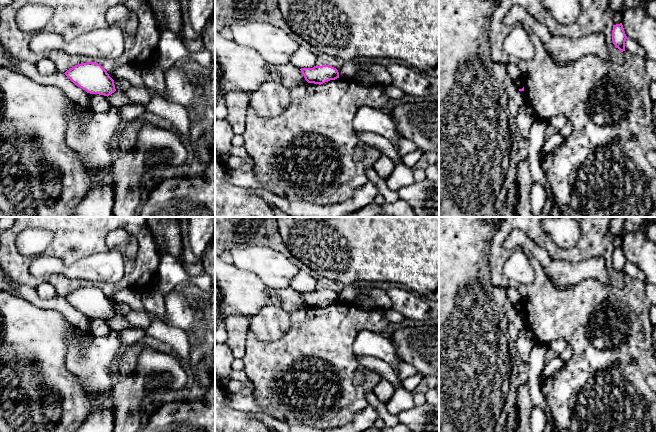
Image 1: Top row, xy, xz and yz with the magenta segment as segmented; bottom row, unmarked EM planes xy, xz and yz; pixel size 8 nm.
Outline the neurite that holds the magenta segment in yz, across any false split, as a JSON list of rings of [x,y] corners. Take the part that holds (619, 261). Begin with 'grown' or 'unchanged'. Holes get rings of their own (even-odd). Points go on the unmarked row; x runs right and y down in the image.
unchanged; [[[622,247],[613,249],[612,265],[616,272],[621,276],[625,275],[625,265],[627,260],[625,258]]]

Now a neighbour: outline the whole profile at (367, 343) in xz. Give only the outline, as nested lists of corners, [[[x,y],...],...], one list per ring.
[[[361,330],[355,338],[353,351],[356,355],[376,357],[389,364],[394,371],[403,362],[388,334],[378,331]]]

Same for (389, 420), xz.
[[[366,391],[366,399],[368,404],[377,410],[378,416],[383,420],[385,427],[394,427],[399,424],[397,416],[389,413],[386,403],[380,401],[373,391]]]

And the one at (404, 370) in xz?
[[[405,362],[399,364],[397,369],[394,372],[399,376],[401,380],[404,380],[406,378],[418,374],[412,365]]]

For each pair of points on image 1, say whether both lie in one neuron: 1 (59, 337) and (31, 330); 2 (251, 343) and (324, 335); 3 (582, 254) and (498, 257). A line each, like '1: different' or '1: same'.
1: same
2: same
3: same

